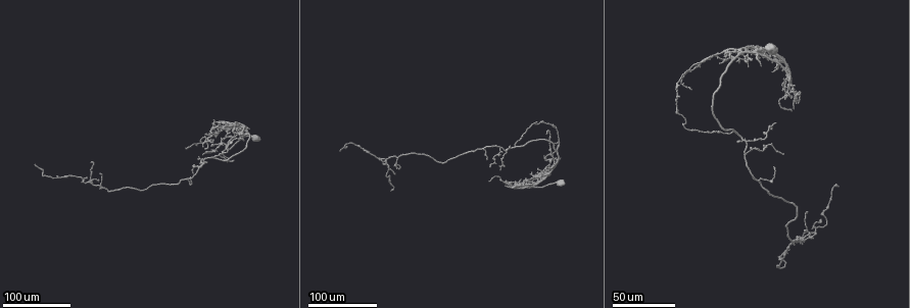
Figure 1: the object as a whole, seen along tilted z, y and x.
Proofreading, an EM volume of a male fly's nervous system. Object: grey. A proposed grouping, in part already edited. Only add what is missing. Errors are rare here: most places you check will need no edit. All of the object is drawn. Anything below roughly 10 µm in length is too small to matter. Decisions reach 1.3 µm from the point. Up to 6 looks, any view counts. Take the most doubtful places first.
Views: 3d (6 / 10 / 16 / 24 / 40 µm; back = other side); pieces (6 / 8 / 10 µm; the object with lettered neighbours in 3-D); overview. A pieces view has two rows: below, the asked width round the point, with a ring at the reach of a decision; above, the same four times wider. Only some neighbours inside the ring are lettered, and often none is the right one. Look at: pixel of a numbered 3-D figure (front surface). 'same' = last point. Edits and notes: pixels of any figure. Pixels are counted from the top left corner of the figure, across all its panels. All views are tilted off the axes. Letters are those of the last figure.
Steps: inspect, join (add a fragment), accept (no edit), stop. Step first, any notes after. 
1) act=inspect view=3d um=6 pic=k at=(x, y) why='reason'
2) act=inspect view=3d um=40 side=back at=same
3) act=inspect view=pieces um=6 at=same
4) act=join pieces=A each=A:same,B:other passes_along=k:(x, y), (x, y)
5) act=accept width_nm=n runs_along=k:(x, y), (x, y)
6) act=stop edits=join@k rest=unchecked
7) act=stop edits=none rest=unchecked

act=inspect view=3d um=24 pic=1 at=(339, 150) why='long arm stops here'

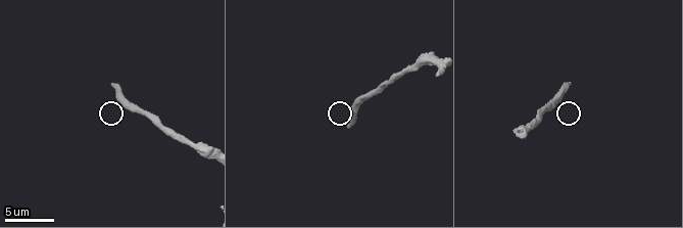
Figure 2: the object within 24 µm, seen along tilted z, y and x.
act=inspect view=pieces um=8 pic=2 at=(569, 83) why='what lies round it'

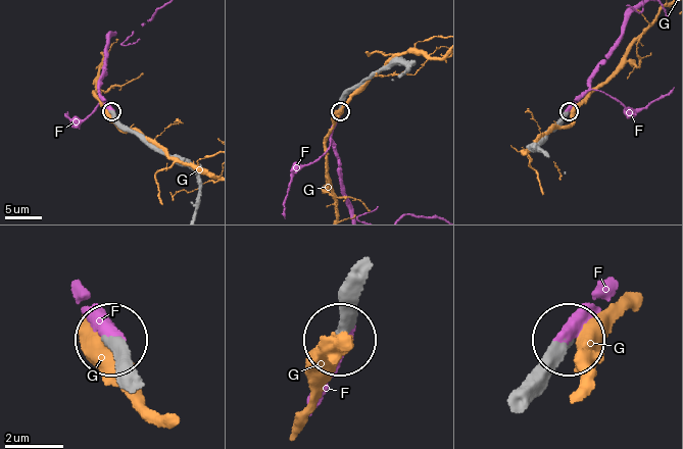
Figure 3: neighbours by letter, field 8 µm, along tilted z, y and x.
act=join pieces=F each=F:same,G:other passes_along=3:(520, 385), (570, 327), (608, 303) found='it goes on there'

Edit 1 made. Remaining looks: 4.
act=inspect view=3d um=40 pic=1 at=(215, 120)

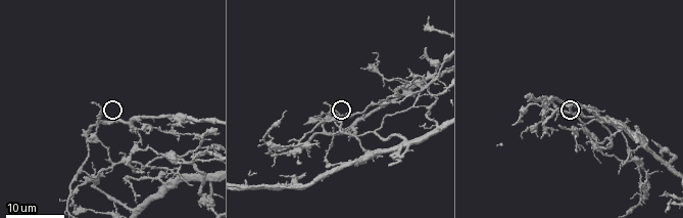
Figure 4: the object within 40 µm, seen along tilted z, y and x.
act=inspect view=pieces um=6 pic=4 at=(325, 104)

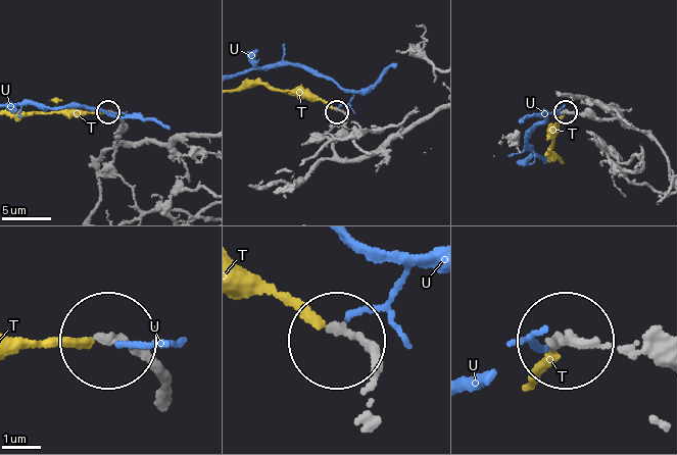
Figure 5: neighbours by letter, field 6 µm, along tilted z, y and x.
act=accept each=T:other,U:other runs_along=5:(157, 406), (155, 378), (110, 340) found='none of them fits'

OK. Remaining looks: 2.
act=inspect view=3d um=24 pic=1 at=(223, 139) why='branch stops here'

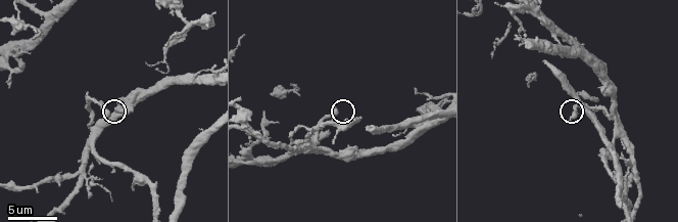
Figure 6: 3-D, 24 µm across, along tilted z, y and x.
act=inspect view=pieces um=6 pic=6 at=(332, 107) why='what lies round it'

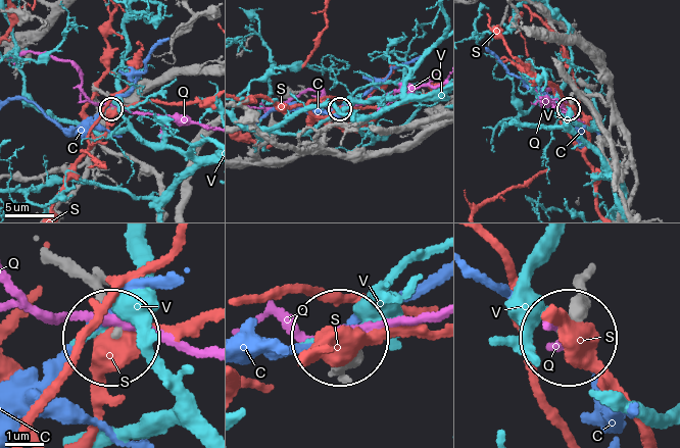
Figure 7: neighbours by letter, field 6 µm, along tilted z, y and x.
act=accept each=C:other,Q:other,S:other,V:other runs_along=7:(583, 289), (566, 338) found='none of them fits'

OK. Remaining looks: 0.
act=stop edits=join@3 rest=unchecked

